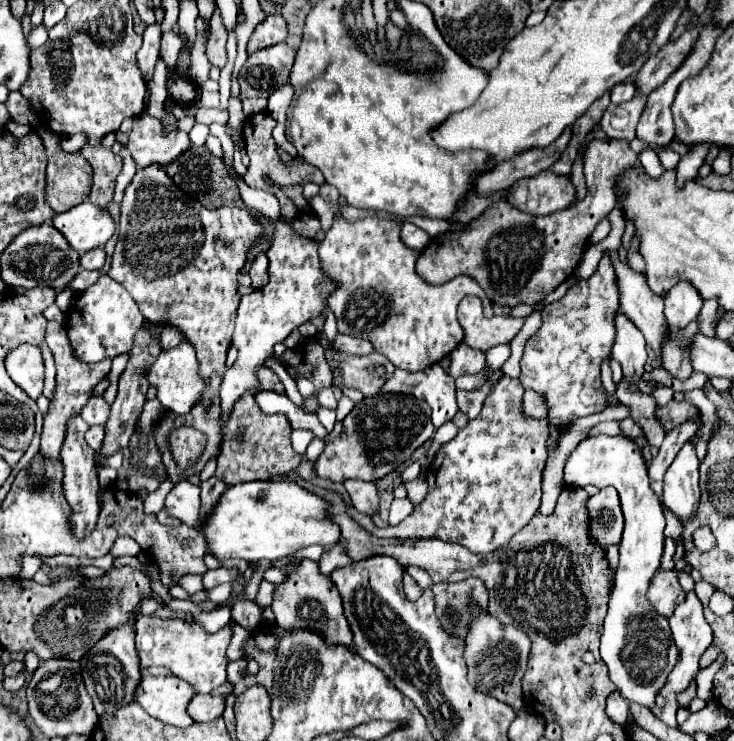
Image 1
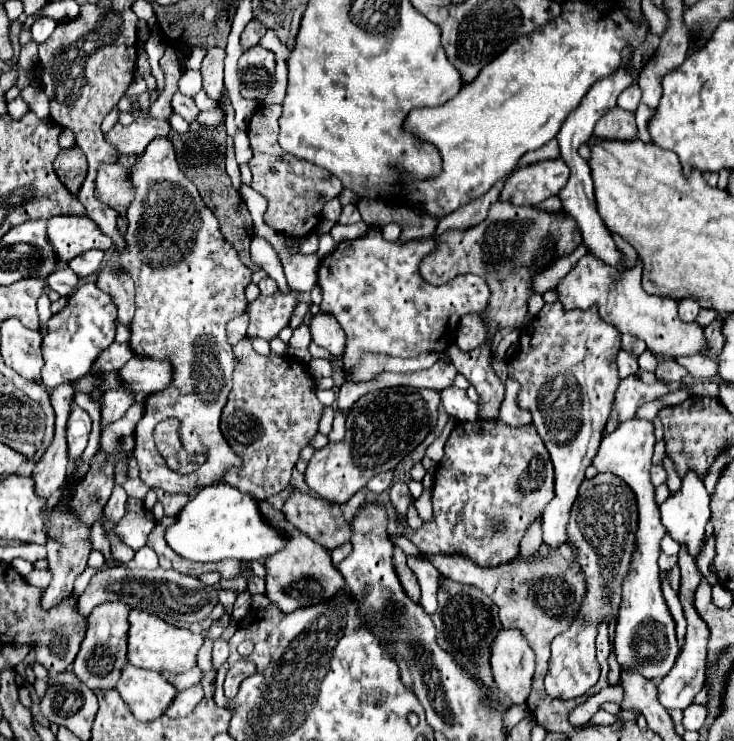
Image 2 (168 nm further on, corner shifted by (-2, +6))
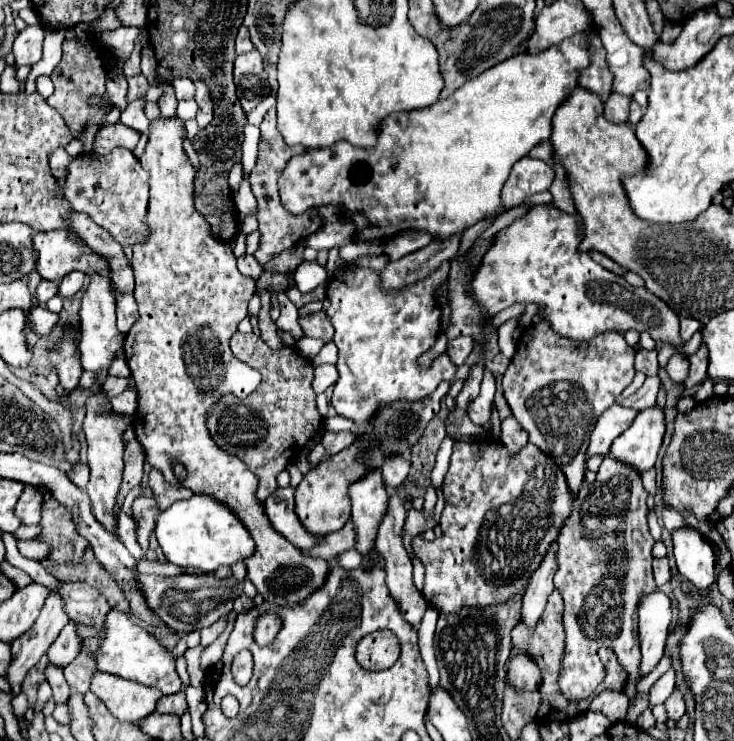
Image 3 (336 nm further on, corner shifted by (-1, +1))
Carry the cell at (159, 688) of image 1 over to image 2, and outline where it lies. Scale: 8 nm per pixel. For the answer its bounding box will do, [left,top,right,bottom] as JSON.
[116,665,176,721]

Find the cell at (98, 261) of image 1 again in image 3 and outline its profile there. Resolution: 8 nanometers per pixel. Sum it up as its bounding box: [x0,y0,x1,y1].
[59,272,85,298]

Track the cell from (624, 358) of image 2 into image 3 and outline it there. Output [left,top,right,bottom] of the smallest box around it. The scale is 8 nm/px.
[635,348,659,376]

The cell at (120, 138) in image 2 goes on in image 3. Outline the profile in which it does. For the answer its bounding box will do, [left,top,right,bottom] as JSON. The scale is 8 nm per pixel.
[95,122,141,154]

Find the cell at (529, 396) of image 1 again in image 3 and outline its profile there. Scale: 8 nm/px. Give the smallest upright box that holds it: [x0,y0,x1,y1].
[501,416,527,454]

